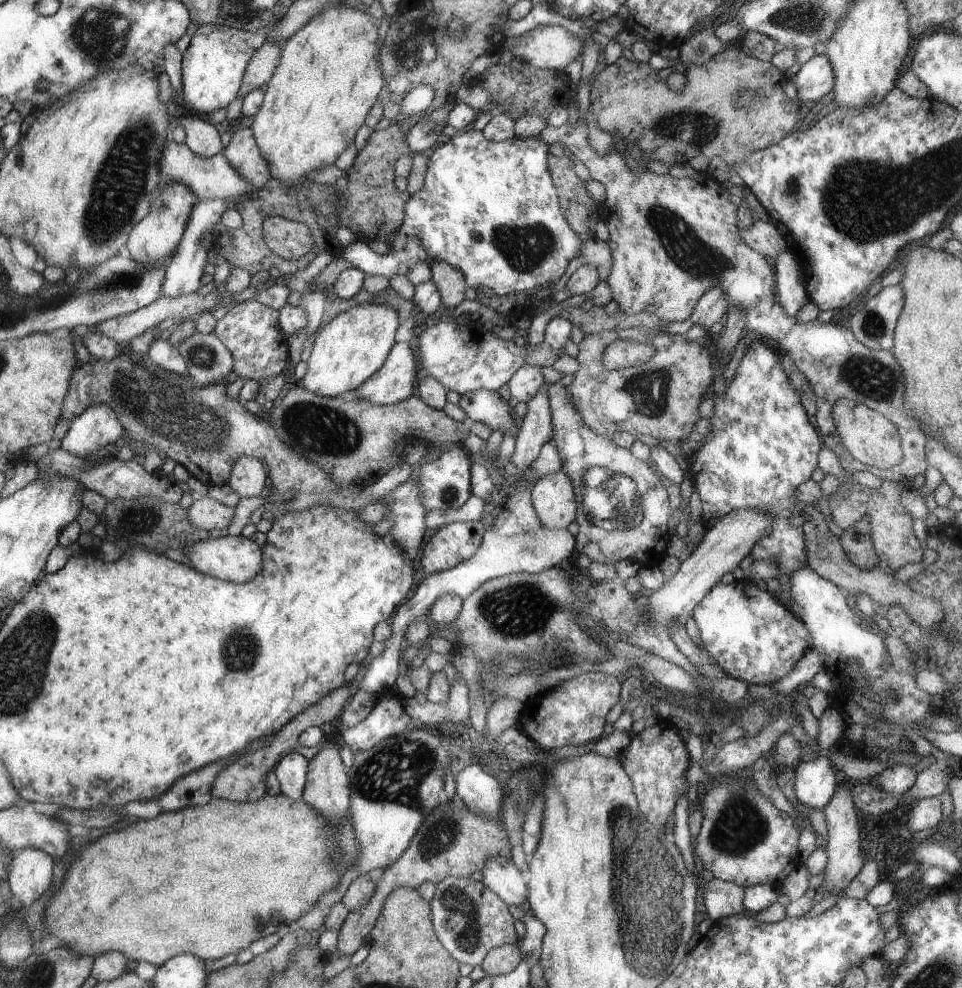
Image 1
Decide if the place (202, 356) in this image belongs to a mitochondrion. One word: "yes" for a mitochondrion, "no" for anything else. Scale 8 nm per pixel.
yes

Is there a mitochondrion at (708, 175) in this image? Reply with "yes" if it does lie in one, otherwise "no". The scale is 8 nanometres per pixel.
no

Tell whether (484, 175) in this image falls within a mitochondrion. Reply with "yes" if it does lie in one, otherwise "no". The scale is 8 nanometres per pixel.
no

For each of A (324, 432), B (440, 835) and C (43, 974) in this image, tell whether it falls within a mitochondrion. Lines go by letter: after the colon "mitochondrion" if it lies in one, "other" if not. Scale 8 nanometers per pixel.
A: mitochondrion
B: mitochondrion
C: mitochondrion

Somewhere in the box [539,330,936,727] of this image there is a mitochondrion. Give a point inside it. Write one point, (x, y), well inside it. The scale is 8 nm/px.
(615, 502)

